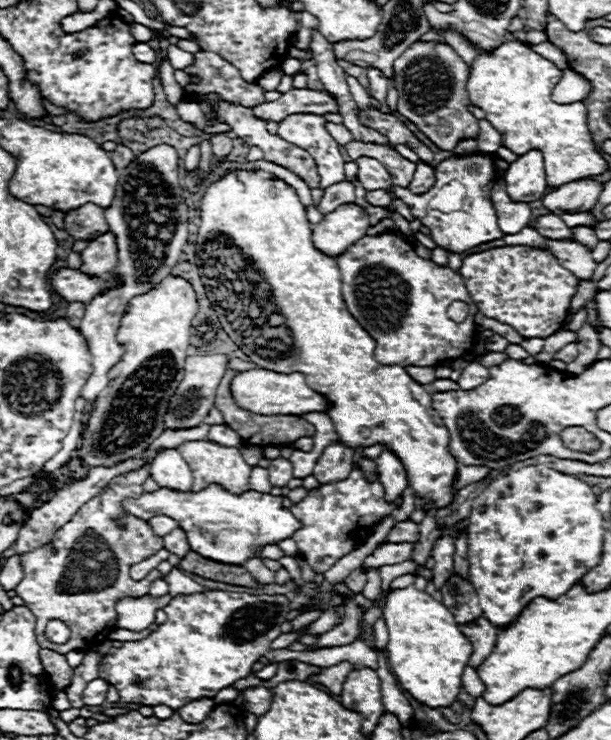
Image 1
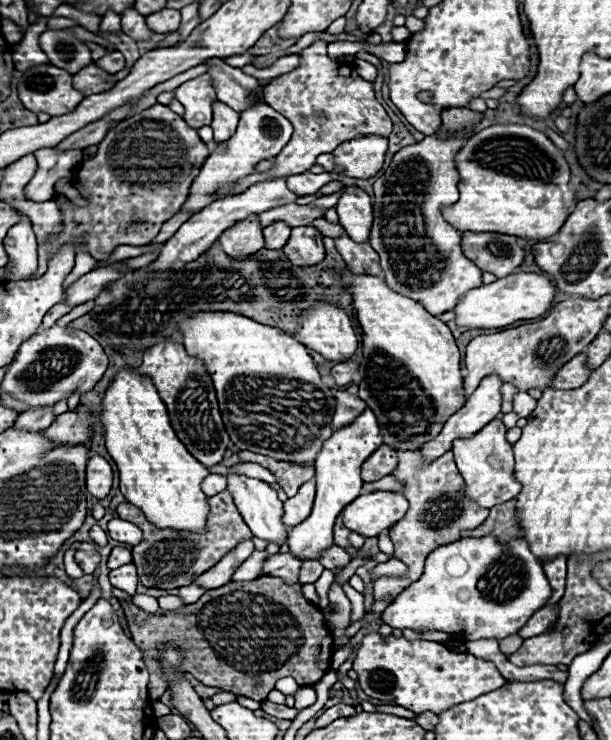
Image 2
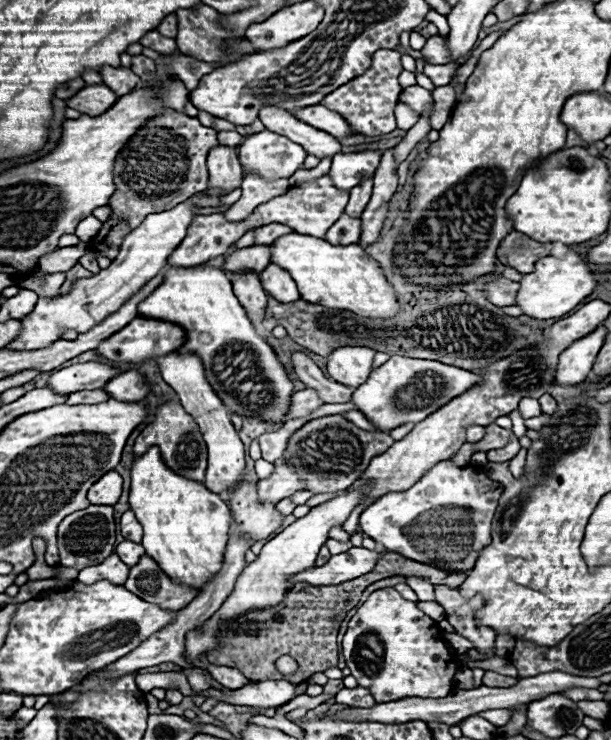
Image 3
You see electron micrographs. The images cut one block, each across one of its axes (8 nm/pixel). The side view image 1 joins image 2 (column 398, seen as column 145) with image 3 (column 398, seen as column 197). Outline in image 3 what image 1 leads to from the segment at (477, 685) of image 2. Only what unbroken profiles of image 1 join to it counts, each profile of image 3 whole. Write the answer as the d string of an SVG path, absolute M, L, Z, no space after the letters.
M394 588L372 592L352 616L348 632L344 634L342 654L358 686L368 688L376 702L394 702L408 696L444 698L452 692L460 662L446 648L436 626L426 628L420 624L436 622L418 610L416 602L404 600Z

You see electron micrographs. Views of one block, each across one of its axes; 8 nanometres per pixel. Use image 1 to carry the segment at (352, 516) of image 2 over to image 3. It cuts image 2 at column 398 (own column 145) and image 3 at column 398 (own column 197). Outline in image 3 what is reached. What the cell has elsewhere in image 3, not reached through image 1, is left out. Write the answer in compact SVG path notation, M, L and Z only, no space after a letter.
M444 460L444 462L438 462L412 488L404 492L388 492L376 502L372 502L360 514L360 528L364 534L380 542L390 552L398 552L410 560L432 564L432 566L442 566L450 572L472 570L478 554L490 544L490 522L492 522L502 490L504 486L500 482L490 480L482 468L478 466L458 468L452 462Z

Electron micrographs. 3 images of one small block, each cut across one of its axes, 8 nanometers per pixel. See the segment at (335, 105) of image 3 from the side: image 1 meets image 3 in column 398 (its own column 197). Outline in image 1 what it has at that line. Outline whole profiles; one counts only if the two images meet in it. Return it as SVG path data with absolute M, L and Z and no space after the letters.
M196 52L196 62L186 68L186 72L200 76L200 84L192 84L182 88L186 96L190 94L210 94L216 92L226 102L242 104L242 106L256 106L264 102L264 90L258 84L248 84L242 80L238 70L230 66L224 58L214 52Z

